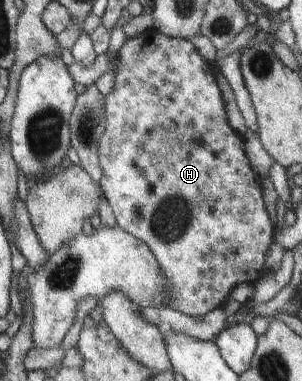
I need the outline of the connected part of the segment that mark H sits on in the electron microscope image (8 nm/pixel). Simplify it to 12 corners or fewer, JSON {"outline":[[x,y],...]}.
{"outline":[[137,35],[99,185],[190,317],[255,285],[275,226],[217,70]]}

